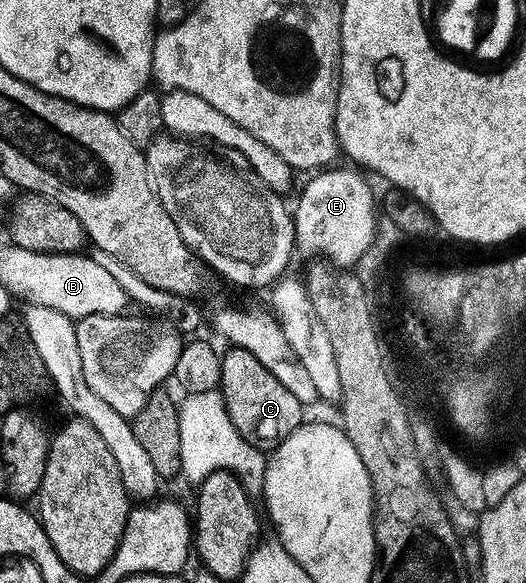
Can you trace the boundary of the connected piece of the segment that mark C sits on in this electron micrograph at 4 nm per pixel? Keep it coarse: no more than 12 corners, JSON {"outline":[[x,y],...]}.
{"outline":[[251,350],[221,357],[219,391],[239,434],[278,448],[303,406]]}

